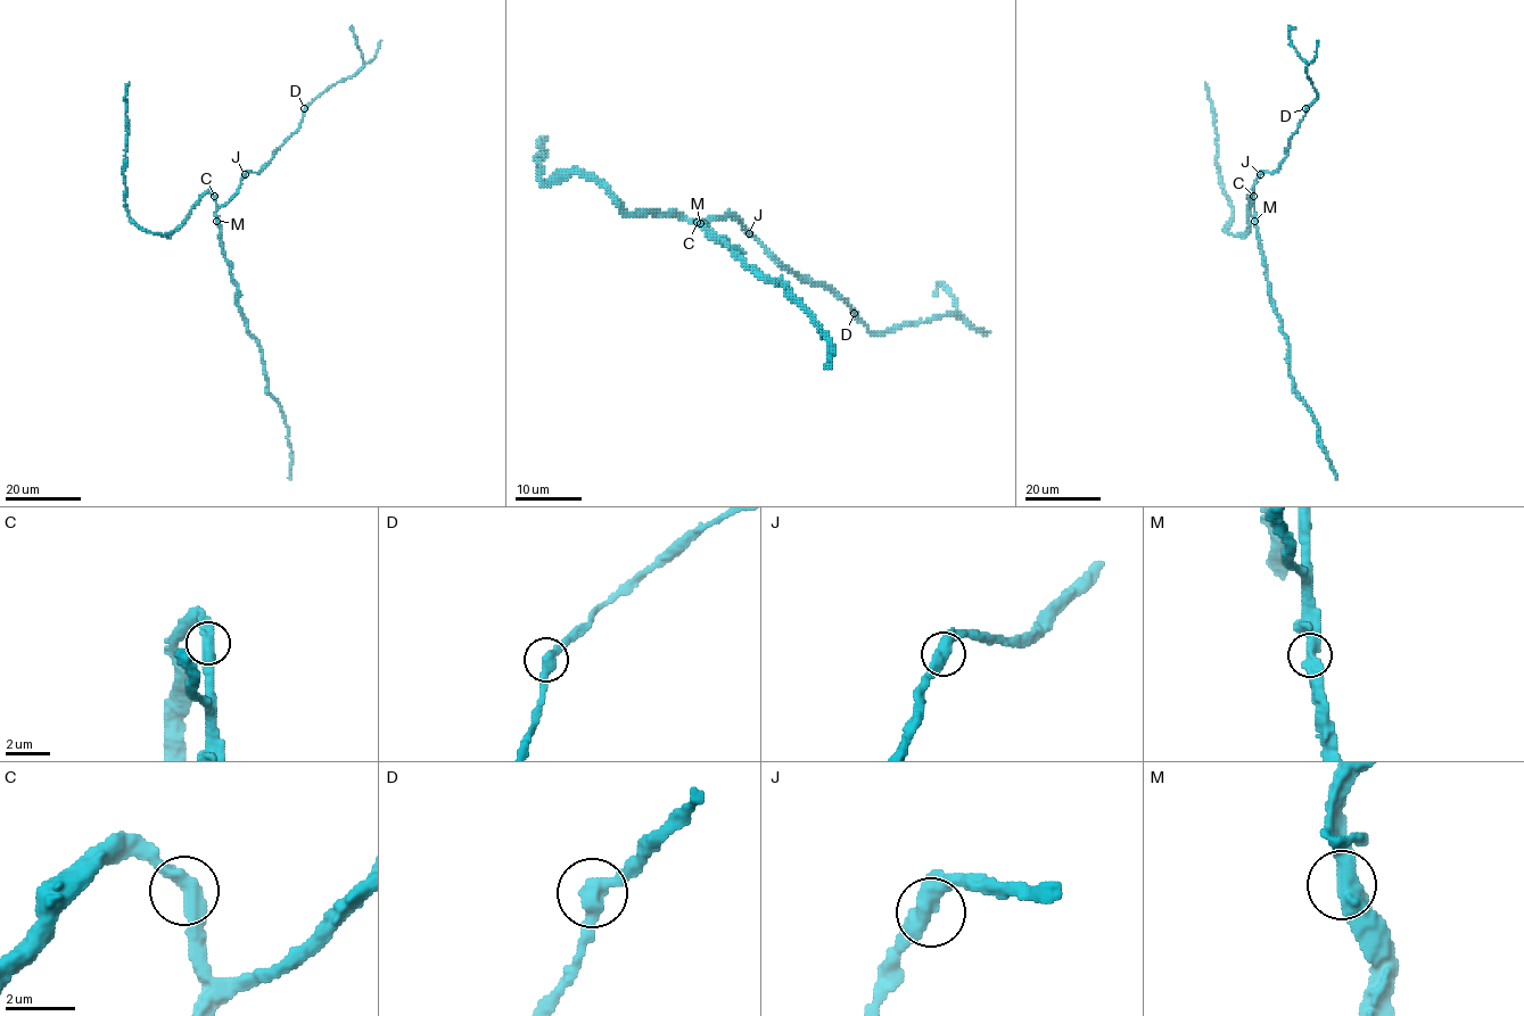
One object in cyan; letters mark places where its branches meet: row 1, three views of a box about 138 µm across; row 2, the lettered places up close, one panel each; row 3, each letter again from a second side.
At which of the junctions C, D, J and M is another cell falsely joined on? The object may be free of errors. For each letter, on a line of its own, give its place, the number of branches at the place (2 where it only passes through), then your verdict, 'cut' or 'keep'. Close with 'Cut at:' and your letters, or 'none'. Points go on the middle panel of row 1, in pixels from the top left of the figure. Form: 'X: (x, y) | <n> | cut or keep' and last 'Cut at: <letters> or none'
C: (697, 222) | 2 | keep
D: (854, 313) | 2 | keep
J: (749, 233) | 2 | keep
M: (700, 223) | 2 | keep
Cut at: none

